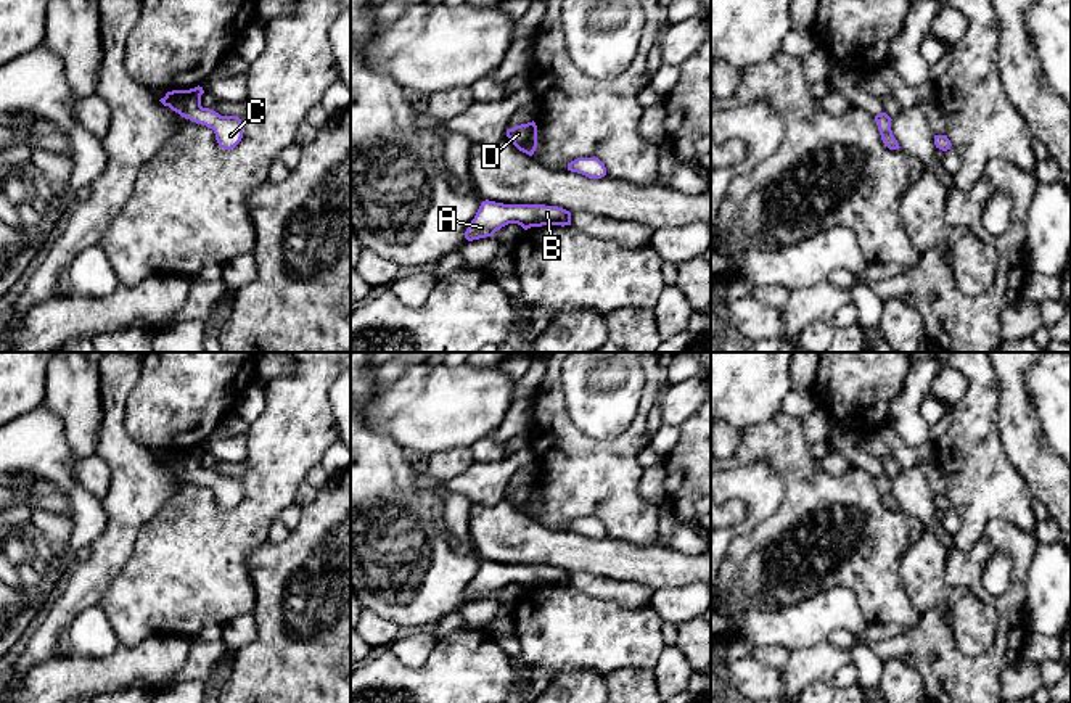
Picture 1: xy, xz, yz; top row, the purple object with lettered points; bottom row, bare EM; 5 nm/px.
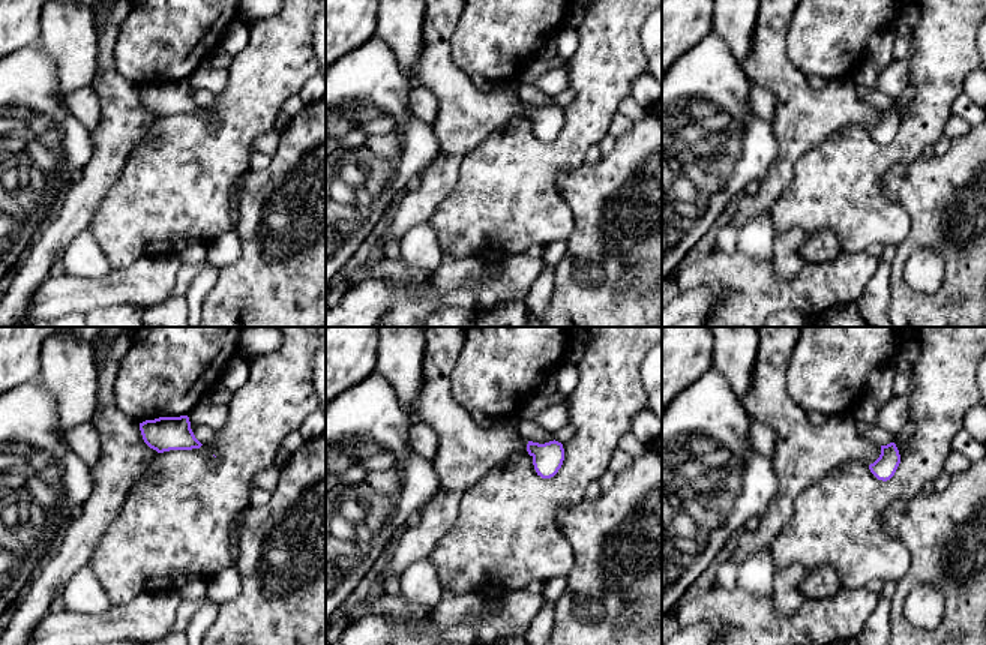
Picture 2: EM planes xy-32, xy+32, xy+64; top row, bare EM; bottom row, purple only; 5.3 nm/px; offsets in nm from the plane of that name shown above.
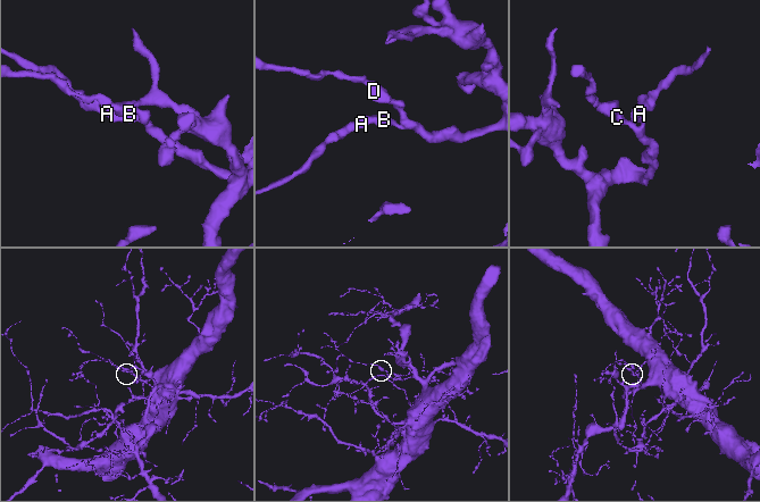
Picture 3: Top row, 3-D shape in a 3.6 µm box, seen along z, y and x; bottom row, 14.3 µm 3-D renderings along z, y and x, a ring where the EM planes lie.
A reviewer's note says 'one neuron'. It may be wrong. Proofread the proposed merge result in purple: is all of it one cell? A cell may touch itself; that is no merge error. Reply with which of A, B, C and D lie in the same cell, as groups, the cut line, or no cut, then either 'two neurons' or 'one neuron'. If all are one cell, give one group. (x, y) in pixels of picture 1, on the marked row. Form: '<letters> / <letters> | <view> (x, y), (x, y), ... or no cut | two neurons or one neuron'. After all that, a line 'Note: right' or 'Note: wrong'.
A B C D | no cut | one neuron
Note: right

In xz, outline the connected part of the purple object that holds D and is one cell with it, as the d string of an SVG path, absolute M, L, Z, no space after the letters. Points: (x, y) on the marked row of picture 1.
M527 122L521 125L515 125L513 129L507 130L507 137L513 142L513 145L532 156L537 148L537 125L536 122Z

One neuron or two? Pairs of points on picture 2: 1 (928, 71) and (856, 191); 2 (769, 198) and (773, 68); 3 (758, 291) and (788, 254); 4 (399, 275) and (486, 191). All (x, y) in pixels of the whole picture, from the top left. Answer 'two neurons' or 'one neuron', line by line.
1: one neuron
2: one neuron
3: two neurons
4: two neurons

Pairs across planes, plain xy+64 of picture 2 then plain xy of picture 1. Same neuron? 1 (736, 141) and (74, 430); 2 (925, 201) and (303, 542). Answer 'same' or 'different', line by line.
1: different
2: same

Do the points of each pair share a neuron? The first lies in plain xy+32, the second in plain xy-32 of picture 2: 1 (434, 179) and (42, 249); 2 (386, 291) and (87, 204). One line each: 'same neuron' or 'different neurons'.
1: same neuron
2: different neurons

